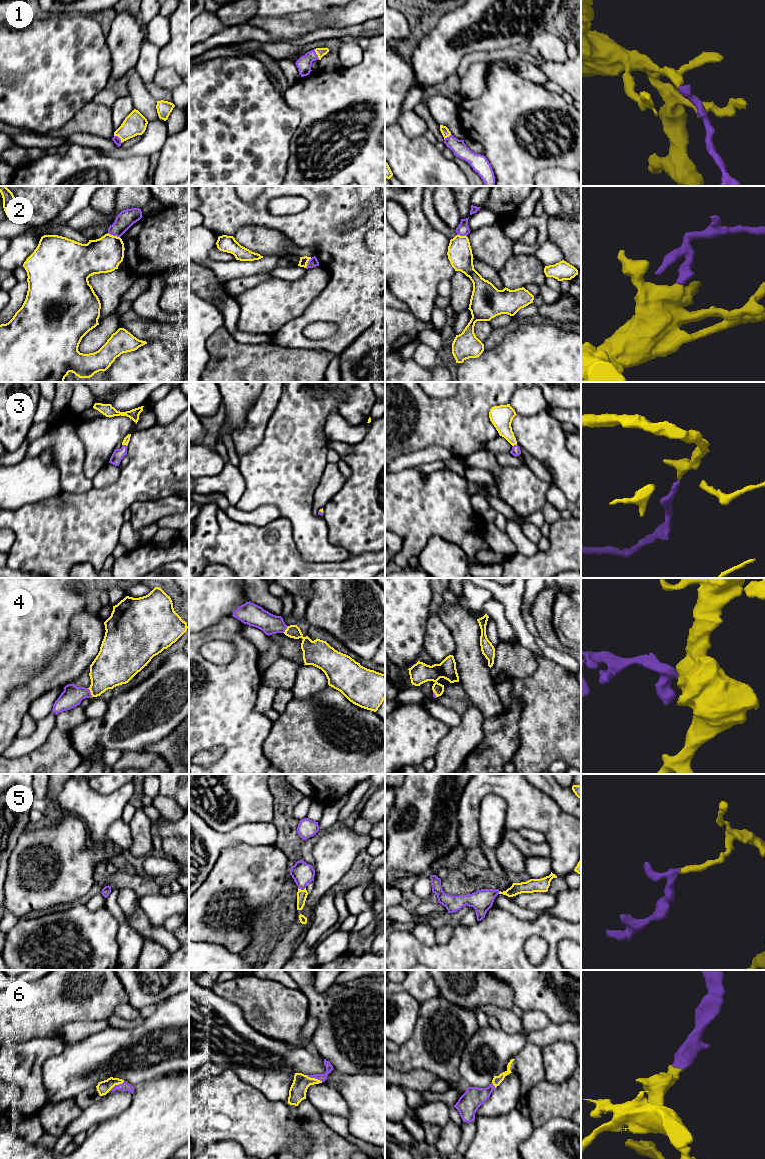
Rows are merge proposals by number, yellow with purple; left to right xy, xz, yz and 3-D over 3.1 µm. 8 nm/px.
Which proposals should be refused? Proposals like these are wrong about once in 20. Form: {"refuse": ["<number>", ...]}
{"refuse": ["2"]}

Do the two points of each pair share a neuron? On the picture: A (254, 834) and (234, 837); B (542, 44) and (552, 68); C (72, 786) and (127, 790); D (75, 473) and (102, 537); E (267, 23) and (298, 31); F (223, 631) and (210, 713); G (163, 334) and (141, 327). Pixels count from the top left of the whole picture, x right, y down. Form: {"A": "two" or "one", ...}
{"A": "one", "B": "two", "C": "one", "D": "two", "E": "one", "F": "one", "G": "one"}

